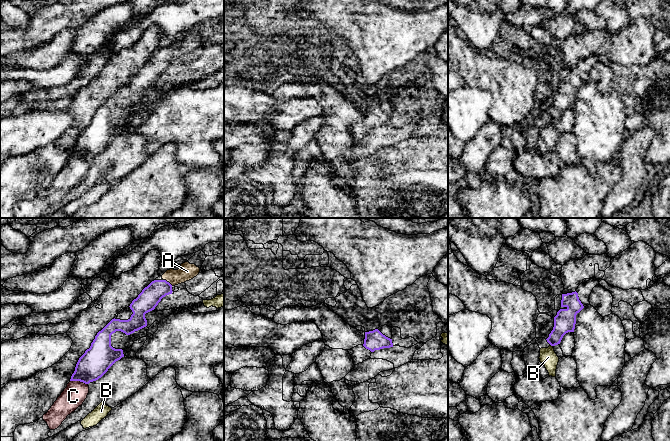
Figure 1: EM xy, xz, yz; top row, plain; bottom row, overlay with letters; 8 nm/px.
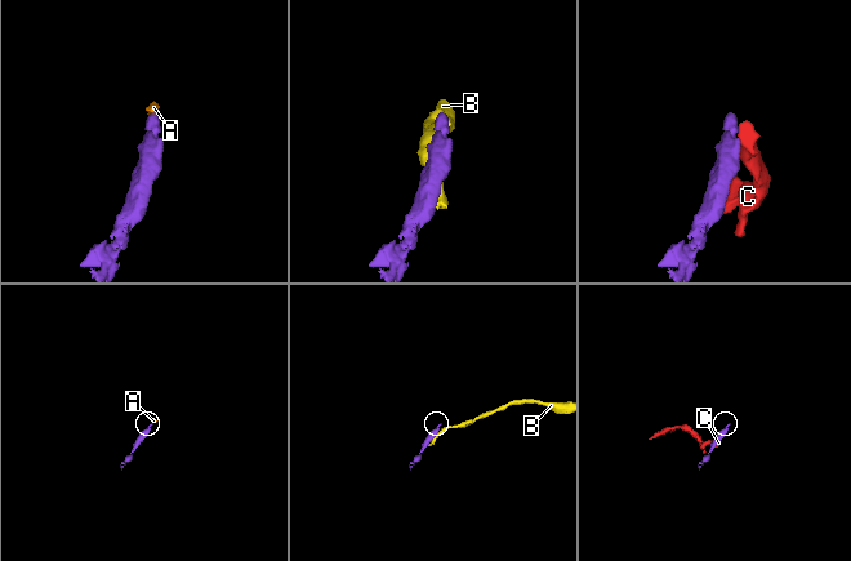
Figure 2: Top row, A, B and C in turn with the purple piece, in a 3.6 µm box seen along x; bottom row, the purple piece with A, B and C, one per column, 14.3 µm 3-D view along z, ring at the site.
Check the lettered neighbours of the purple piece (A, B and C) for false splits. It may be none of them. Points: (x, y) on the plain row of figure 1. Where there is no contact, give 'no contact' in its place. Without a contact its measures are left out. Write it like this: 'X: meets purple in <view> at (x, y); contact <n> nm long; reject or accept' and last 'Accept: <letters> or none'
A: meets purple in xy at (168, 58); contact 90 nm long; accept
B: meets purple in yz at (551, 121); contact 30 nm long; reject
C: meets purple in xy at (79, 156); contact 150 nm long; reject
Accept: A

